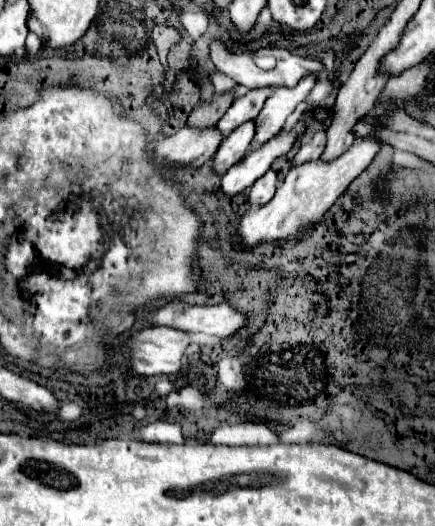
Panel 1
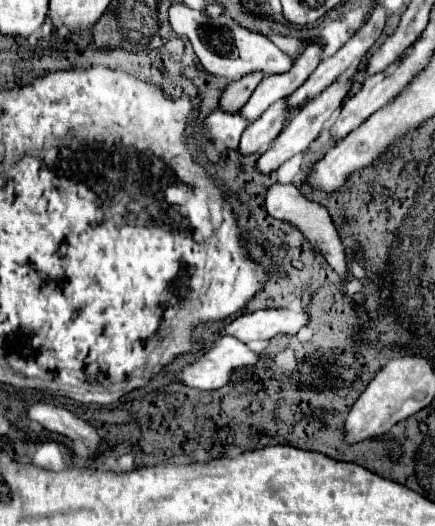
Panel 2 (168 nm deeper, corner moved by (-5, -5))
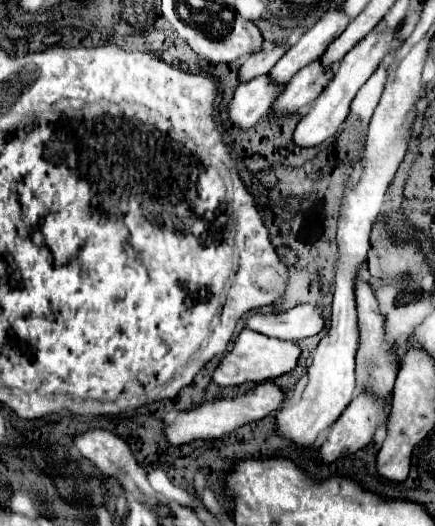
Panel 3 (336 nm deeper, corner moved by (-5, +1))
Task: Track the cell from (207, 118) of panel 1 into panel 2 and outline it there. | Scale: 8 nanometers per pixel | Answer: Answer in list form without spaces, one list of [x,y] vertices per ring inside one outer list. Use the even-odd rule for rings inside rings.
[[[245,75],[245,79],[237,79],[229,83],[229,87],[223,91],[219,99],[219,109],[229,111],[229,113],[239,111],[249,101],[259,81],[261,81],[261,75]]]

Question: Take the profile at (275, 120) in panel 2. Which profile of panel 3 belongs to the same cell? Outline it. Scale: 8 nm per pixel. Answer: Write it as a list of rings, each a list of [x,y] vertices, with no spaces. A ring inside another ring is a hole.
[[[321,59],[309,63],[297,77],[283,87],[281,97],[273,105],[273,115],[291,115],[297,111],[307,109],[325,89],[329,79],[333,77],[333,67],[323,67]]]

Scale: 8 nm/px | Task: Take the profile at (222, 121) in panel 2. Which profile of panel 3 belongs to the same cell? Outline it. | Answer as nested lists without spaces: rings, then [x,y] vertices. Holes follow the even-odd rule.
[[[259,75],[239,85],[229,105],[231,121],[243,129],[253,127],[261,117],[271,111],[281,89],[283,85],[277,85],[271,75]]]

